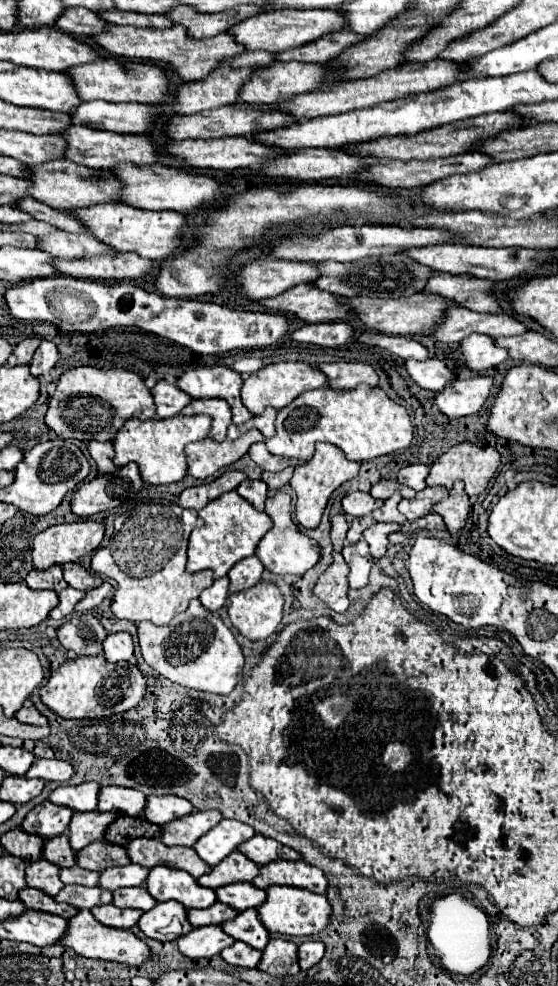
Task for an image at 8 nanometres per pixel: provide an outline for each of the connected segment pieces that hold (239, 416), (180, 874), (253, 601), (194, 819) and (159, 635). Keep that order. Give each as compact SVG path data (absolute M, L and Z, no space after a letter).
M200 367L186 371L178 387L194 399L210 399L222 397L232 407L232 423L240 425L254 417L246 405L242 403L240 389L242 389L242 375L236 373L232 367Z
M154 867L146 879L146 889L156 901L178 901L186 909L206 909L216 903L214 889L198 885L190 873L170 867Z
M260 581L252 589L232 593L228 615L232 625L250 641L268 639L282 621L284 599L274 583Z
M196 811L178 821L170 821L162 827L162 843L192 847L202 835L222 821L218 811Z
M198 599L190 601L190 607L170 625L156 627L150 621L138 623L138 639L146 663L162 677L188 689L228 695L242 679L244 655L236 637L222 619L204 609Z

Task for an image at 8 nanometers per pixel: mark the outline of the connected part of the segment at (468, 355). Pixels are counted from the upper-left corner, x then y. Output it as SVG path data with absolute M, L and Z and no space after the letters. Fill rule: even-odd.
M474 333L470 337L466 337L462 343L462 353L464 353L464 361L470 369L474 371L484 371L490 367L500 365L502 361L508 359L506 349L494 345L494 339L490 335L482 335L482 333Z

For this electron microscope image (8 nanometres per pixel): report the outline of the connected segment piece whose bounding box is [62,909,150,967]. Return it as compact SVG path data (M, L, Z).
M80 909L76 917L68 921L68 931L62 937L62 945L72 947L78 955L90 957L90 959L102 959L102 961L114 961L128 967L140 967L146 961L150 961L150 947L138 939L130 929L110 929L102 925L100 921L94 921L94 915L90 909Z

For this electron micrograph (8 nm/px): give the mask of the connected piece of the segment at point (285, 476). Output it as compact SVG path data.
M284 469L284 471L280 471L280 473L262 473L262 481L272 489L272 491L276 491L276 489L282 489L284 485L288 485L288 481L290 481L290 469Z

